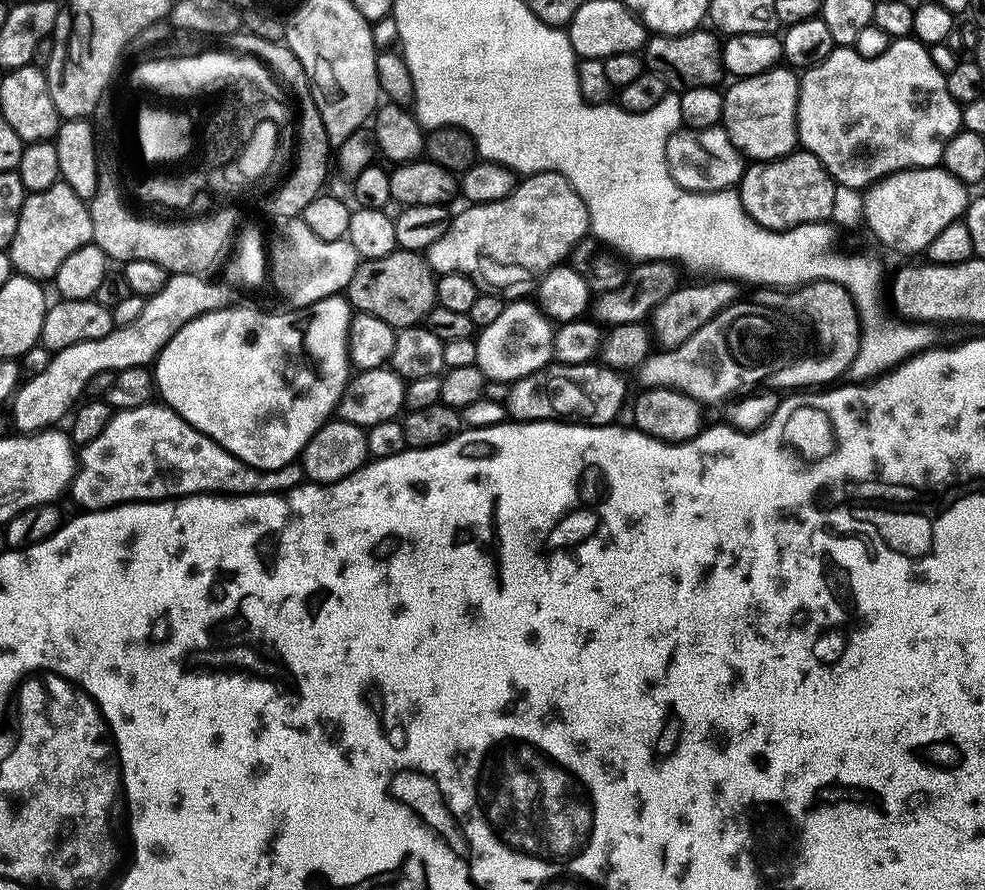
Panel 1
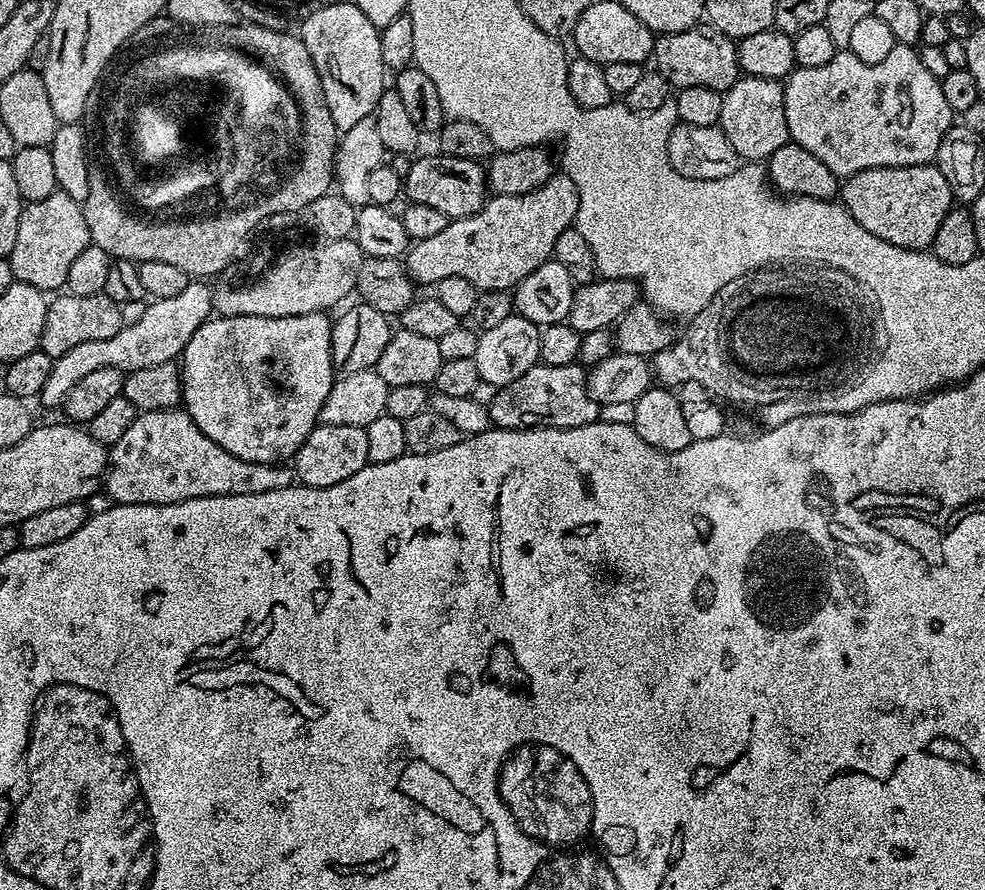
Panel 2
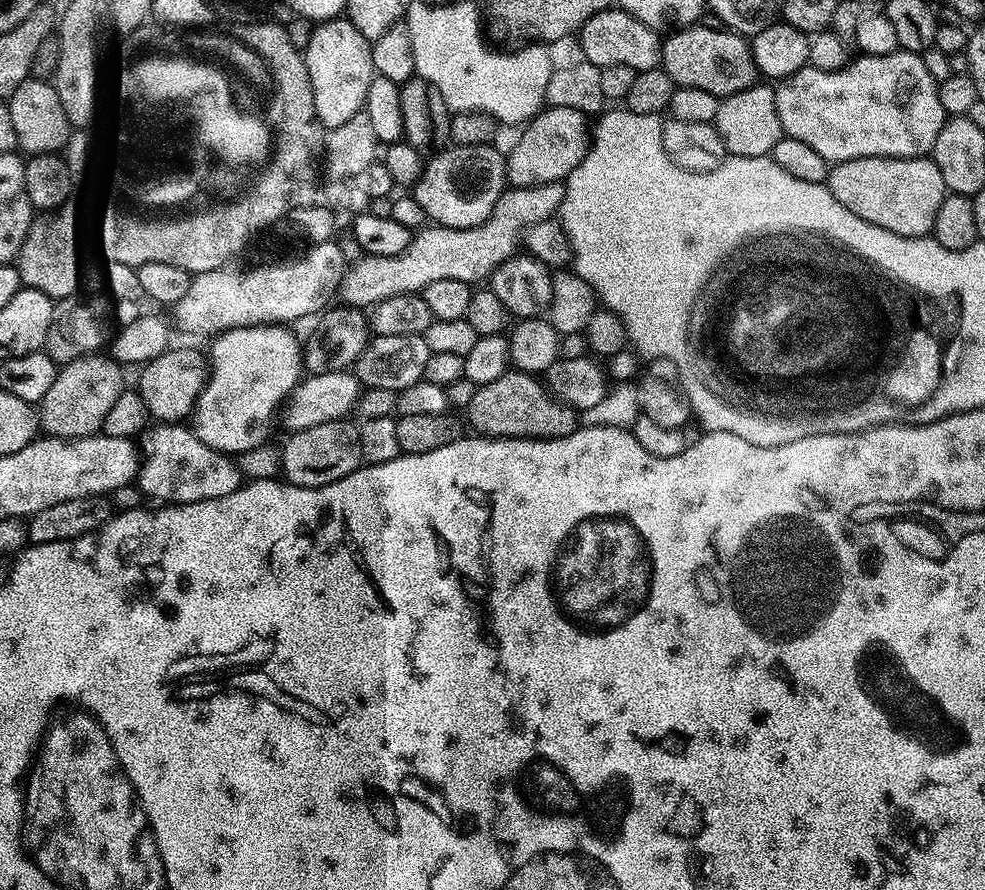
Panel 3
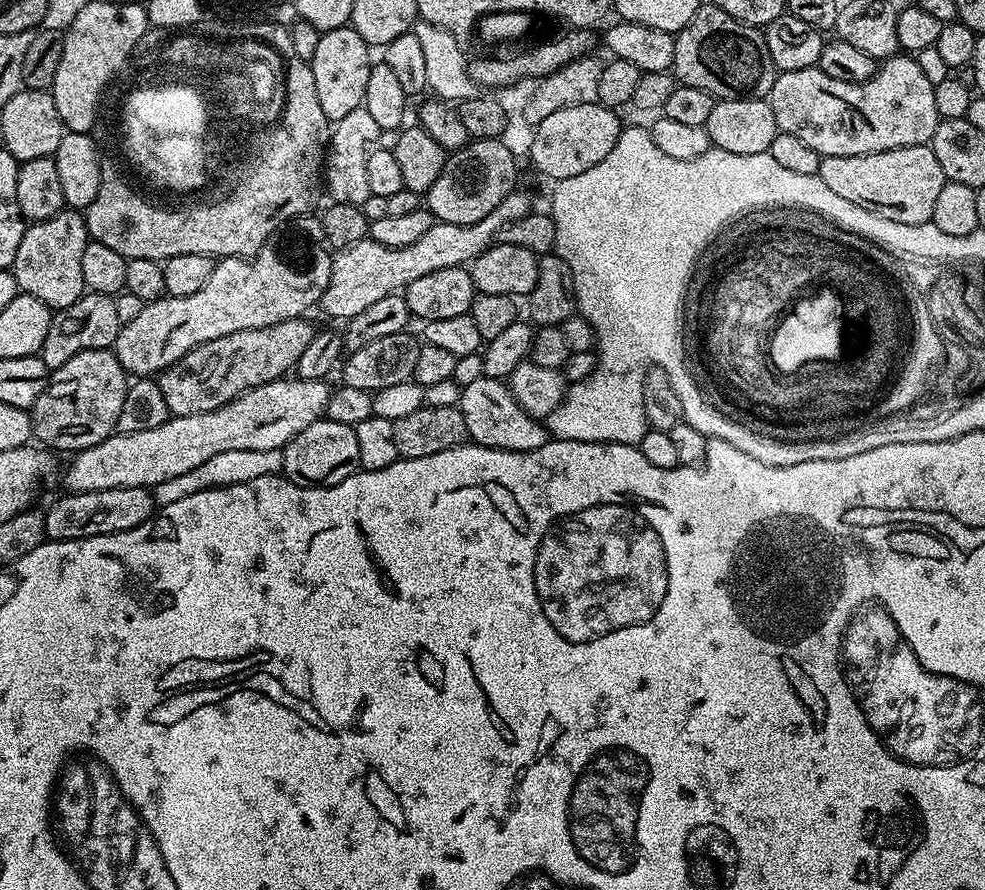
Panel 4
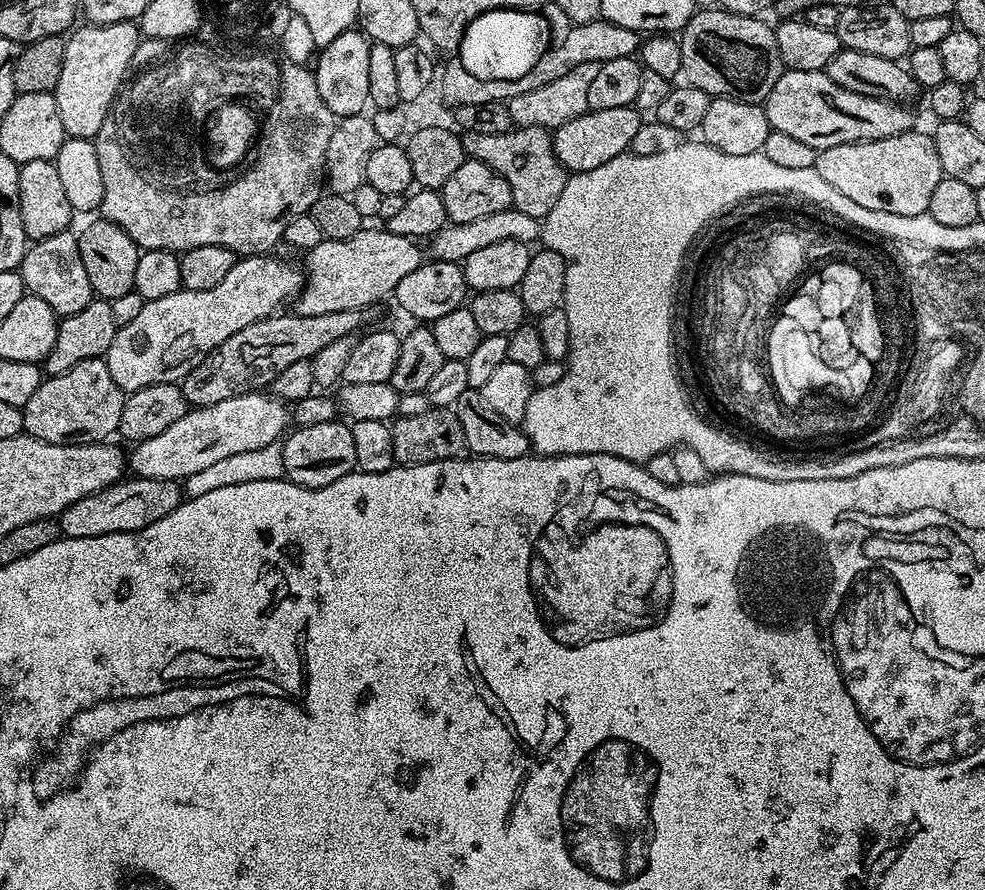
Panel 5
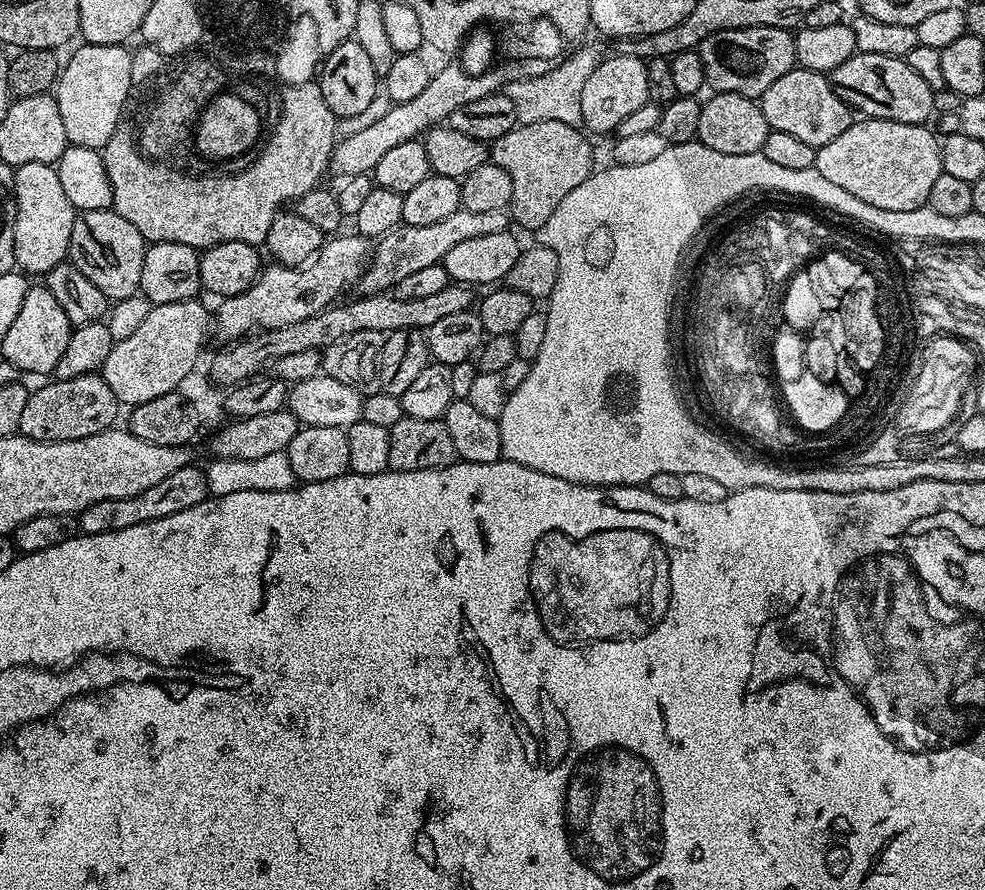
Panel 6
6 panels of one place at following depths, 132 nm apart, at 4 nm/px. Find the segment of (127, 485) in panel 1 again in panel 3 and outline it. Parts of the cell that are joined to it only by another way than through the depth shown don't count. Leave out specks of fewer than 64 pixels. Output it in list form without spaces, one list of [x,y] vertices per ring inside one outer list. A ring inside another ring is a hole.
[[[161,423],[142,444],[142,463],[138,473],[138,485],[148,496],[165,505],[202,502],[210,498],[222,498],[234,494],[242,483],[237,461],[231,455],[206,446],[196,437],[191,427]]]

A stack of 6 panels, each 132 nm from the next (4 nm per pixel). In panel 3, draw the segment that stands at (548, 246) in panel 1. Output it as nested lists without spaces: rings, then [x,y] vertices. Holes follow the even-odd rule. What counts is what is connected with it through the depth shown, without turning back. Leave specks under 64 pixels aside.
[[[533,184],[531,188],[509,187],[500,195],[490,218],[473,228],[441,228],[439,226],[424,226],[413,235],[410,246],[406,252],[397,256],[369,256],[361,255],[356,265],[345,271],[338,292],[344,295],[343,303],[361,310],[398,294],[423,293],[430,282],[438,282],[438,278],[458,278],[458,282],[466,282],[475,285],[484,282],[504,260],[508,260],[517,251],[521,243],[524,231],[534,222],[542,222],[555,217],[560,210],[560,203],[564,197],[564,184]]]

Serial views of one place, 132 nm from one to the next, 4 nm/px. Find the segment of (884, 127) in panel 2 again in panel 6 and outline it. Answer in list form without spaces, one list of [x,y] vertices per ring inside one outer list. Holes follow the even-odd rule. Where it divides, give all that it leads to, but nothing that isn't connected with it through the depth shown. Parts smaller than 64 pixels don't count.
[[[796,66],[791,72],[782,74],[770,90],[759,97],[758,103],[762,114],[766,114],[769,129],[782,134],[791,134],[802,142],[810,142],[810,146],[821,148],[833,138],[838,138],[842,130],[846,130],[854,122],[854,113],[842,98],[838,98],[832,89],[832,81],[823,72],[811,72]]]

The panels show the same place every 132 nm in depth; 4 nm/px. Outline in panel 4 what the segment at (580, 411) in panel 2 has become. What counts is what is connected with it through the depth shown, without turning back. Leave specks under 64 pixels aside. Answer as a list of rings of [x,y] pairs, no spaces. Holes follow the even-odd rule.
[[[482,375],[459,389],[458,407],[466,422],[468,440],[481,448],[497,448],[507,452],[533,452],[546,446],[550,433],[537,417],[526,414],[512,397],[503,379]]]

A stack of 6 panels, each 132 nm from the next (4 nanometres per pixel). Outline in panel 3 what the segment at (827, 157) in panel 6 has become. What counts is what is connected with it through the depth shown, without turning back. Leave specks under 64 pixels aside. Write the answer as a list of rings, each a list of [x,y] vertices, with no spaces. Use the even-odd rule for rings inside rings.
[[[867,156],[853,160],[841,160],[833,163],[828,169],[826,187],[850,214],[858,214],[866,222],[874,226],[882,226],[882,230],[890,230],[899,236],[926,236],[931,233],[934,218],[938,218],[938,206],[942,206],[946,189],[942,182],[942,170],[930,158],[922,156]]]

